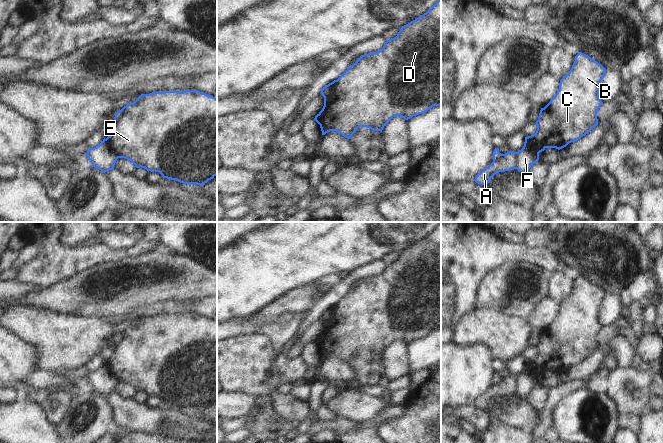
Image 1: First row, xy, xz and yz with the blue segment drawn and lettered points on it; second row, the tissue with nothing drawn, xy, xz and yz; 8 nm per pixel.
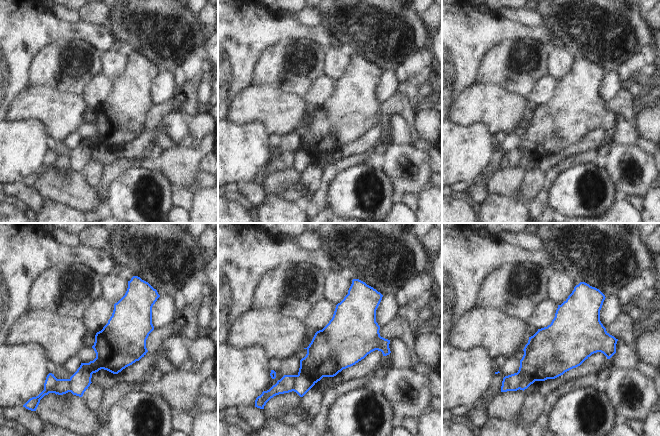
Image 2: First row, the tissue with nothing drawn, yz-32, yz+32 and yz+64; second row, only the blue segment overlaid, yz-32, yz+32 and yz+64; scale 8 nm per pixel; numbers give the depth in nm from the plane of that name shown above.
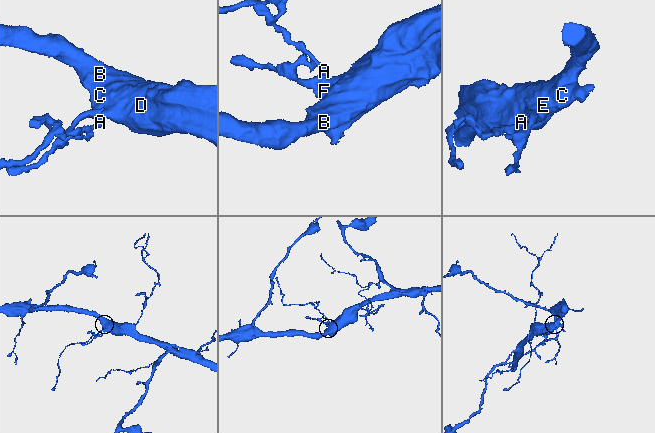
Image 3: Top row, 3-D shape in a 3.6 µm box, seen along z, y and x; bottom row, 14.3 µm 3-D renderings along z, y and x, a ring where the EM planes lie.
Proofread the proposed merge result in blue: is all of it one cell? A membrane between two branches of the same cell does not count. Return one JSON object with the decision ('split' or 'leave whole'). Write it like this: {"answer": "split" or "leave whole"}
{"answer": "split"}

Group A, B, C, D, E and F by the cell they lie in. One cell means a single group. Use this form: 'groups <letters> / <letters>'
groups A B C D E / F

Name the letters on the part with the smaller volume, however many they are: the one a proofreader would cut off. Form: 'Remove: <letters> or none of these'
Remove: F

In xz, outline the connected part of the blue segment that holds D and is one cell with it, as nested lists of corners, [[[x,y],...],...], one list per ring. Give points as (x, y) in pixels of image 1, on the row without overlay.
[[[441,222],[423,239],[401,251],[397,260],[386,264],[382,273],[362,279],[337,303],[324,323],[322,334],[314,344],[320,349],[322,359],[337,355],[350,363],[359,351],[382,356],[395,340],[405,344],[423,338],[433,330],[441,329]]]

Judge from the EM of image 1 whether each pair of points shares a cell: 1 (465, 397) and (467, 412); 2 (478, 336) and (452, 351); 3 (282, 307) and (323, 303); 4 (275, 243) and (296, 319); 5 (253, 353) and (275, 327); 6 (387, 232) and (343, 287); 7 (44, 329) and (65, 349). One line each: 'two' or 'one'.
1: two
2: two
3: two
4: two
5: two
6: two
7: one

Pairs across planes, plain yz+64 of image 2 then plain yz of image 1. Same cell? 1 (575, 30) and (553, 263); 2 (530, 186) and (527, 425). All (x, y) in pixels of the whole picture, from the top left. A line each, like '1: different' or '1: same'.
1: different
2: different

